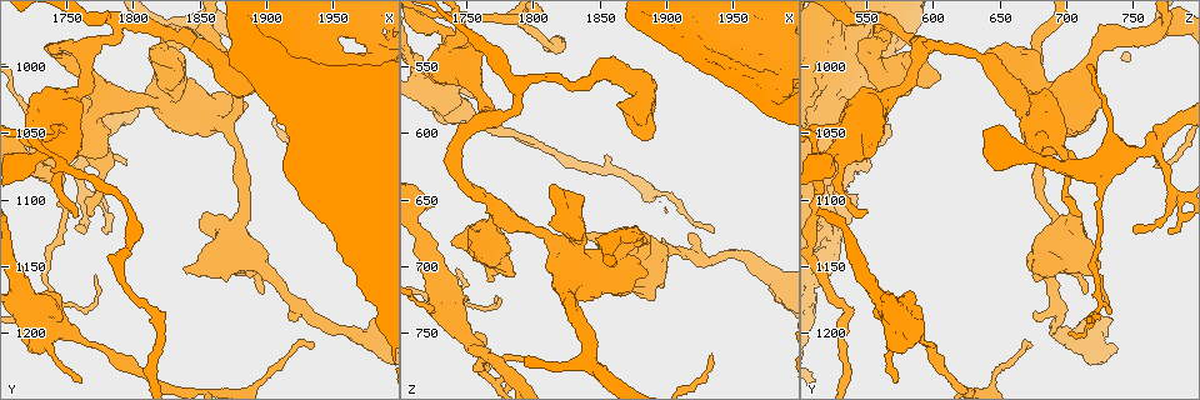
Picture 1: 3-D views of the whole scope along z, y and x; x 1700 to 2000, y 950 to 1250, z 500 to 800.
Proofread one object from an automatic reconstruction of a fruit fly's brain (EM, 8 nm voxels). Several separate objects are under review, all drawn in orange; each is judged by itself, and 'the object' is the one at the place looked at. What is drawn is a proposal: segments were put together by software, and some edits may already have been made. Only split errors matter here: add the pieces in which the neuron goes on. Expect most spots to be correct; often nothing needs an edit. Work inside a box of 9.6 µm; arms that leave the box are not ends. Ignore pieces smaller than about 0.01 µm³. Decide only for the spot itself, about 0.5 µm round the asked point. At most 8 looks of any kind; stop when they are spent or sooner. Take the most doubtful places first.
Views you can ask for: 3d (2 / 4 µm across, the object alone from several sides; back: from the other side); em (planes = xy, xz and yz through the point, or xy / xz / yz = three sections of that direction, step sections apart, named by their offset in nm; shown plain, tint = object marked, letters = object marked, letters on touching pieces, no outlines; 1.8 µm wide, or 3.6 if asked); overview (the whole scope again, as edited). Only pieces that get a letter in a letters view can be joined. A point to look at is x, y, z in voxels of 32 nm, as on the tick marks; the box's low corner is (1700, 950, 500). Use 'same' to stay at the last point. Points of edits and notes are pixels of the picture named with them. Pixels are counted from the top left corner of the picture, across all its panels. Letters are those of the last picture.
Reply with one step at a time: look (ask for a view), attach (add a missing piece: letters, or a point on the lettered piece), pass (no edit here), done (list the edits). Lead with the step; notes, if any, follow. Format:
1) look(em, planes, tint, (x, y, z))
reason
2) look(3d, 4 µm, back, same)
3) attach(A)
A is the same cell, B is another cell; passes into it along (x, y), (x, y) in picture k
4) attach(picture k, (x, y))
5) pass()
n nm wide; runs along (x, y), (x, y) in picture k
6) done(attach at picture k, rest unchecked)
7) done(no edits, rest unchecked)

look(em, xy, step 8, letters, (1758, 1120, 752))
tapers out

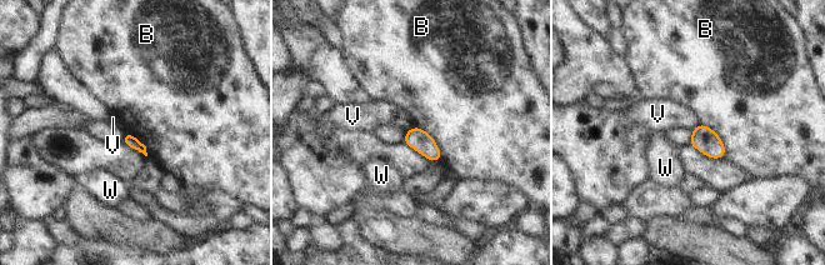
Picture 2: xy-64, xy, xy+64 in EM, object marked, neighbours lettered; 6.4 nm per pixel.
pass()
B touches over 300 nm; B, V and W are other cells; none of them fits

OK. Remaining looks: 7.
look(em, planes, letters, (1752, 1110, 550))
free end

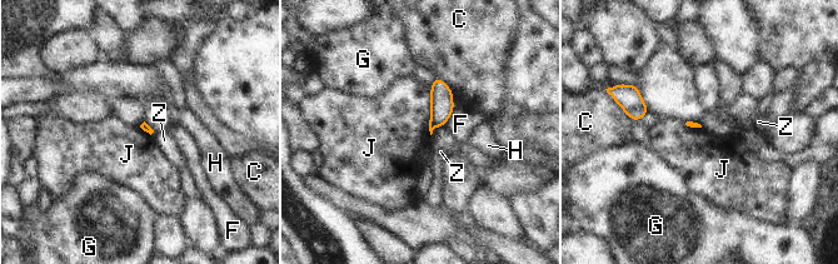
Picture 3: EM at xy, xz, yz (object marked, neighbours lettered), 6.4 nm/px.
pass()
C, F, G, H, J and Z are other cells; border along (429, 88), (430, 135) in picture 3; none of them fits

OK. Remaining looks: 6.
look(em, xz, step 8, letters, (1752, 1022, 672))
an open end

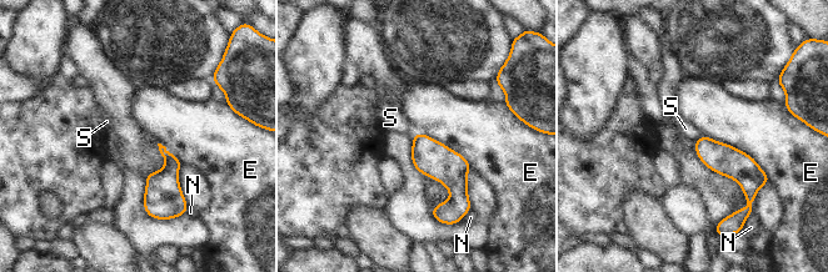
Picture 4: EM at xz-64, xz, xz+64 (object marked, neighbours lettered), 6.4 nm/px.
pass()
E, N and S are other cells; border along (702, 135), (694, 142) in picture 4; no lettered piece goes on from it

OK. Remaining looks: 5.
done(no edits, rest unchecked)

